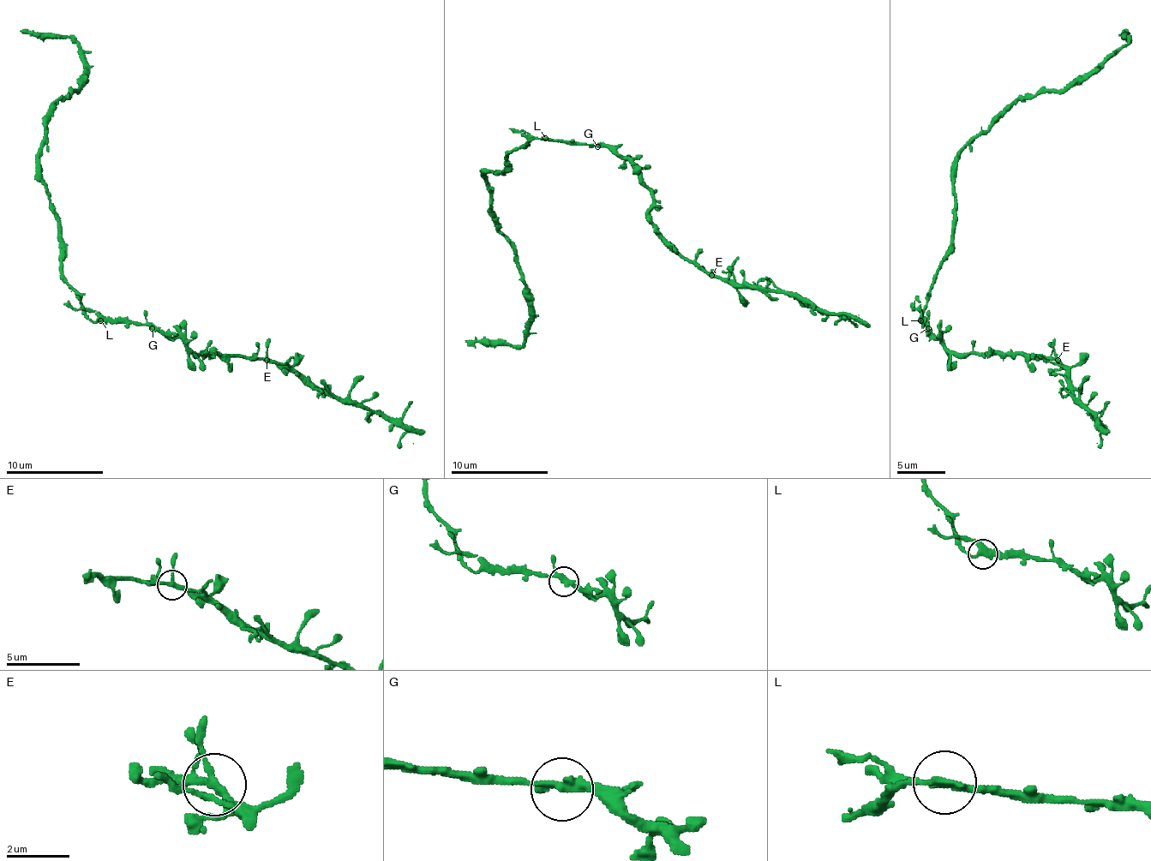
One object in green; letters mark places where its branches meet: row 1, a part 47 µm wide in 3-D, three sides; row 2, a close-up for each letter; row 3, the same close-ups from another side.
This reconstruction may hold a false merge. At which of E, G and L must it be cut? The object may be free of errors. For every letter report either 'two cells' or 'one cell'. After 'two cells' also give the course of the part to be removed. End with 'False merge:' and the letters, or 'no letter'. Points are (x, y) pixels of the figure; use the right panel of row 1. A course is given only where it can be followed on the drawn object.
E: one cell
G: one cell
L: two cells | (921, 320), (926, 296), (952, 233), (955, 158), (1013, 104), (1087, 80), (1118, 53), (1128, 29)
False merge: L

